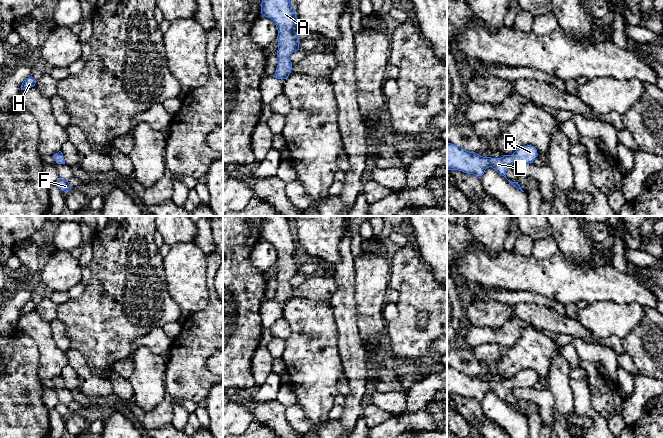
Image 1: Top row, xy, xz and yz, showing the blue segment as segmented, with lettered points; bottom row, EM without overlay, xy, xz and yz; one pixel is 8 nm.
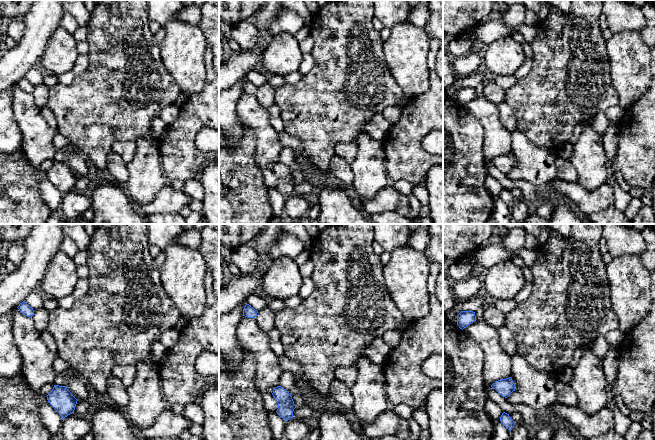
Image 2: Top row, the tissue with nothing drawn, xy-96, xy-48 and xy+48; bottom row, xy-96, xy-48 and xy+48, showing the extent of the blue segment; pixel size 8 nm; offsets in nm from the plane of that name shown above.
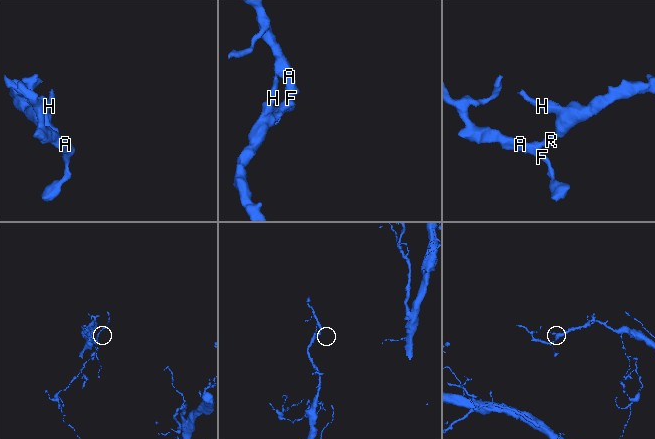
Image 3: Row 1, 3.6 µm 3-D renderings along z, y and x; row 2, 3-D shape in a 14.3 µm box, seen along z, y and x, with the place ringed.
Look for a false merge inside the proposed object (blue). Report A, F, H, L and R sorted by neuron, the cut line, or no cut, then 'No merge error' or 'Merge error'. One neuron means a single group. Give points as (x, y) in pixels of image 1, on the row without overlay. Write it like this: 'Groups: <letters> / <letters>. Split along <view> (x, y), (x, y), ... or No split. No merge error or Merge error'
Groups: A F H L R. No split. No merge error

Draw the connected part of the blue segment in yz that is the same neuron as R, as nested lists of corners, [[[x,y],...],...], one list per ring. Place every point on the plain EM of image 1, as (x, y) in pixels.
[[[447,367],[447,394],[458,394],[481,402],[485,394],[492,391],[506,402],[506,395],[514,386],[533,387],[537,380],[537,374],[532,369],[519,371],[512,379],[491,382],[483,381],[475,376],[469,376],[457,369]]]

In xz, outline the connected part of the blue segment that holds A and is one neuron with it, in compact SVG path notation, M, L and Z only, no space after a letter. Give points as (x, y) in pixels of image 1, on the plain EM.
M263 216L261 238L270 242L278 254L278 289L273 301L286 303L292 294L289 280L299 273L300 250L288 216Z

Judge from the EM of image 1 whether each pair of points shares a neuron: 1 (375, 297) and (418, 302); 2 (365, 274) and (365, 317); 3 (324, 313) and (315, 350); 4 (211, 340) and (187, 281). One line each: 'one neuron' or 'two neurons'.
1: two neurons
2: one neuron
3: one neuron
4: two neurons

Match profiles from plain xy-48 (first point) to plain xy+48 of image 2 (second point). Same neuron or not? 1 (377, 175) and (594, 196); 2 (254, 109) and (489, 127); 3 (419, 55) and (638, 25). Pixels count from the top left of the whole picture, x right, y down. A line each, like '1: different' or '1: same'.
1: different
2: same
3: different

